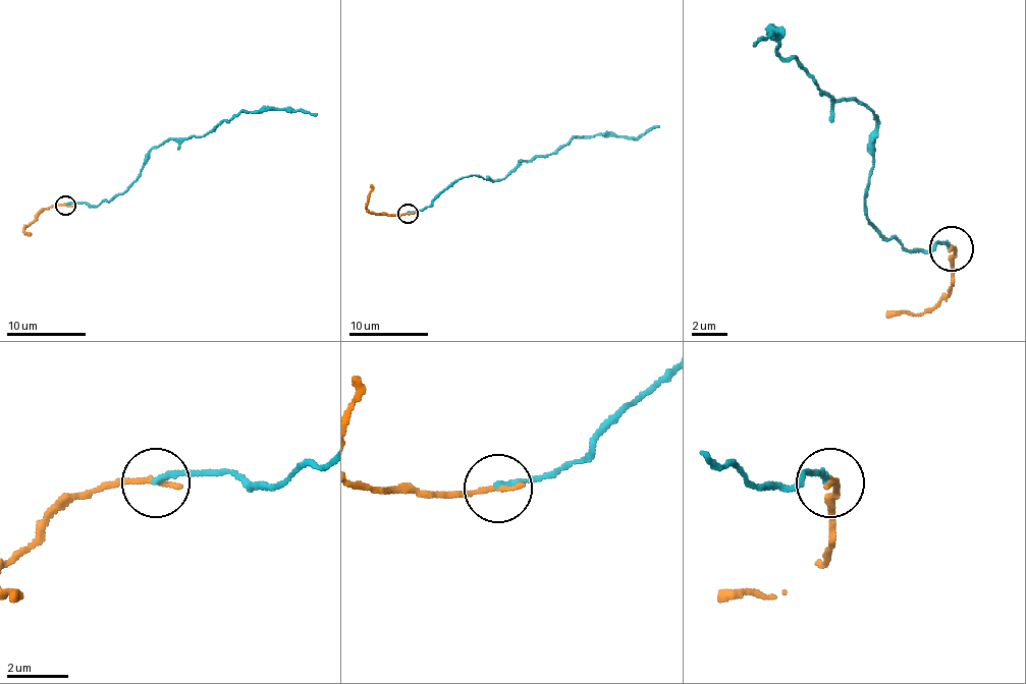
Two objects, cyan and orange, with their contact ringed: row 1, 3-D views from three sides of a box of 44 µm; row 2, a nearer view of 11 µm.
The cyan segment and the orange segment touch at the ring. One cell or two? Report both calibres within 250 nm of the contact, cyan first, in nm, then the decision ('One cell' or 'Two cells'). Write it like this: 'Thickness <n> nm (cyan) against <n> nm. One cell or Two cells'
Thickness 200 nm (cyan) against 200 nm. Two cells

